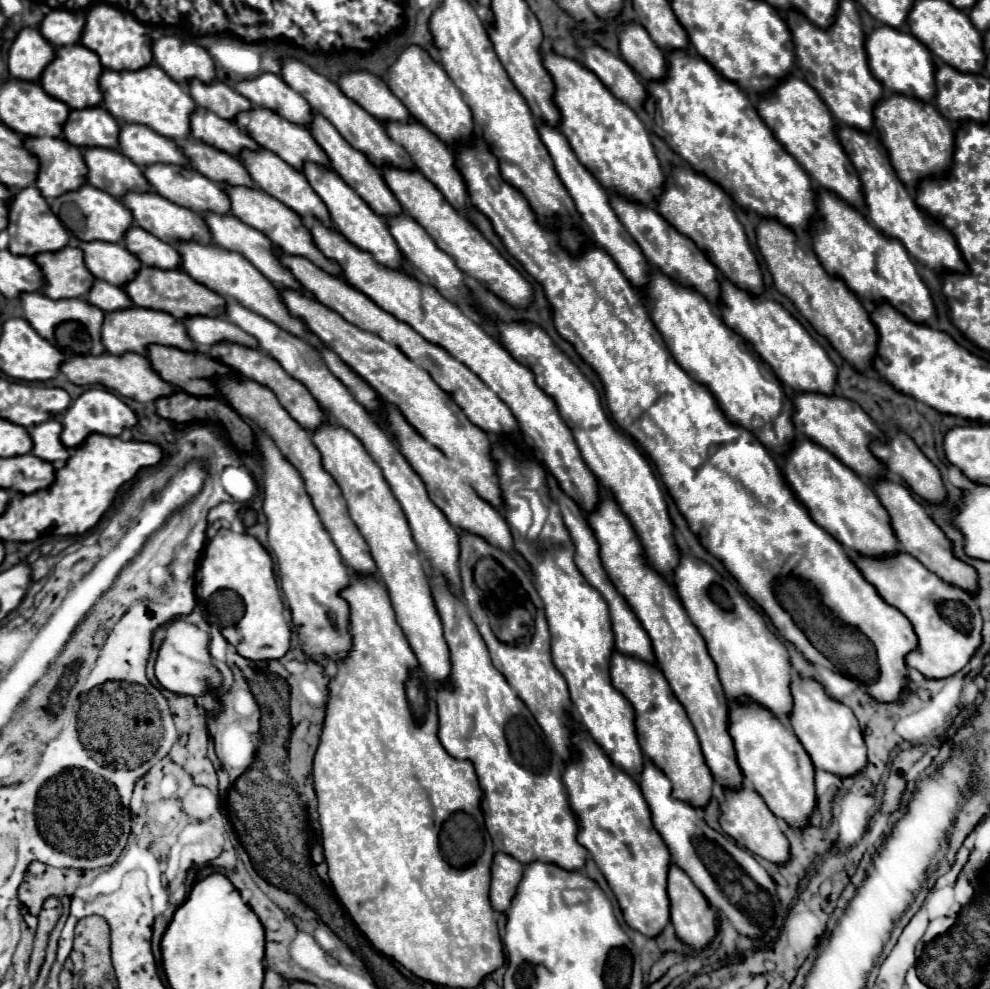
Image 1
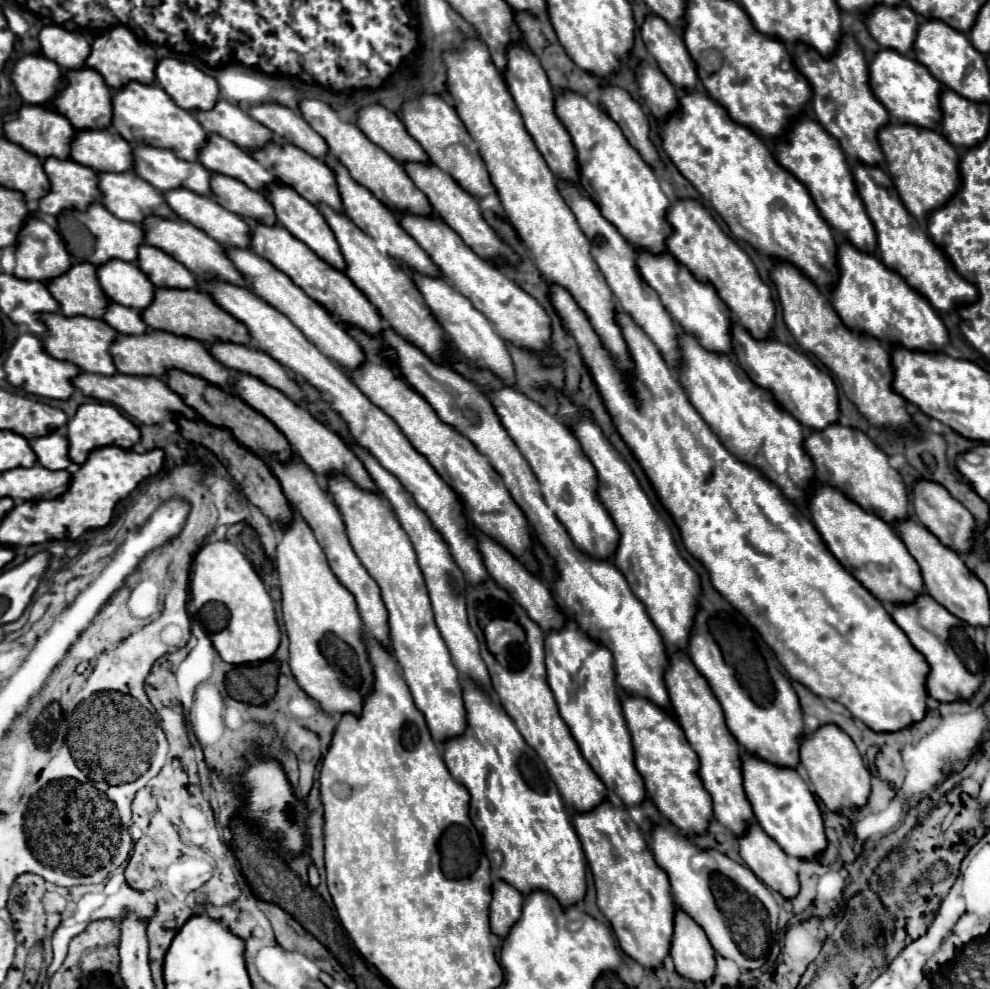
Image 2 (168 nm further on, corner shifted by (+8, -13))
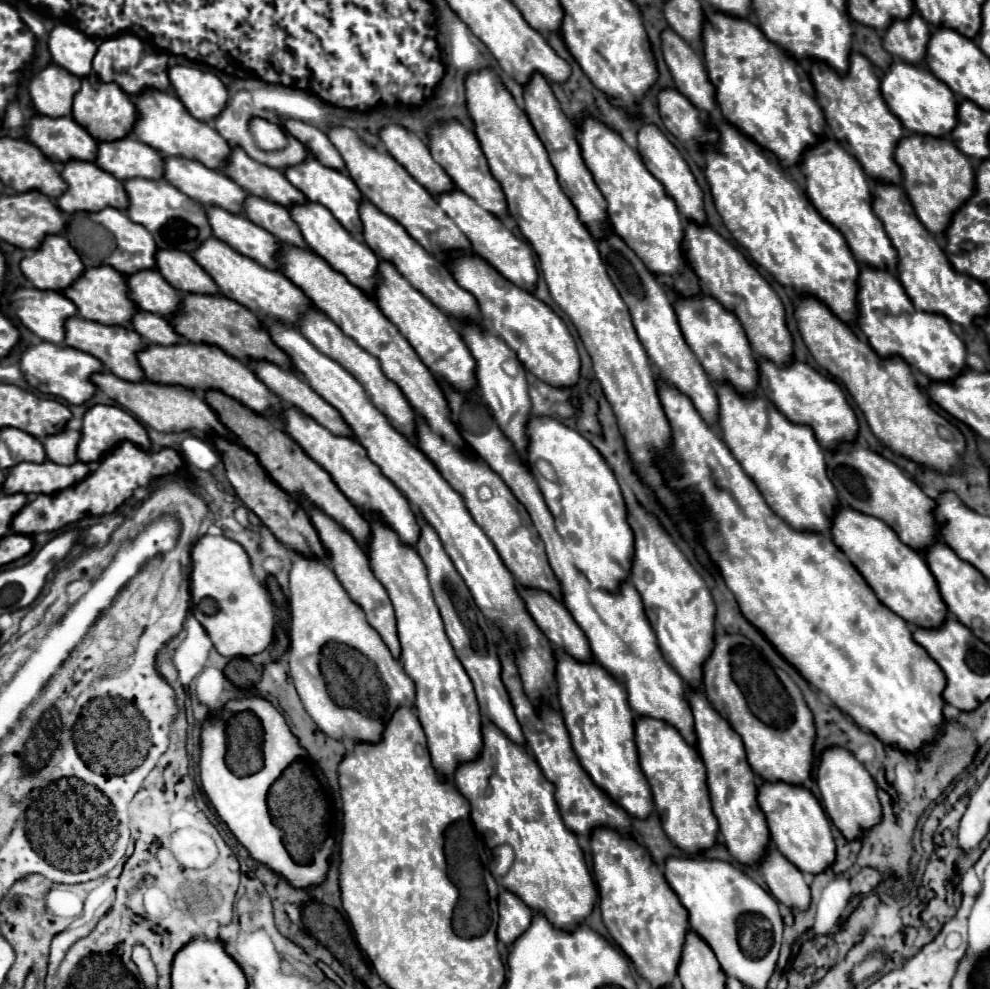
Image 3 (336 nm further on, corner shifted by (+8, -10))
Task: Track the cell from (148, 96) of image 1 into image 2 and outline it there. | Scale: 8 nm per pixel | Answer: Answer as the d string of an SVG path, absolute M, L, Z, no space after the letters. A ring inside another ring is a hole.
M129 83L123 89L113 91L113 127L129 143L149 143L161 149L173 151L185 161L197 161L197 149L205 145L207 133L193 113L181 109L157 83Z

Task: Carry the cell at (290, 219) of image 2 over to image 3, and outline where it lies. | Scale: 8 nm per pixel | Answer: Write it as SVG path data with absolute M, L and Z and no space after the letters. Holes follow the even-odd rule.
M307 200L307 202L301 202L301 204L293 204L289 208L289 214L291 214L293 222L297 222L307 246L315 254L319 254L323 260L327 260L333 270L341 272L351 284L359 286L363 292L373 290L379 258L365 242L355 240L345 228L341 228L341 224L333 218L333 214L329 214L329 210L325 210L325 206L321 206L317 202Z

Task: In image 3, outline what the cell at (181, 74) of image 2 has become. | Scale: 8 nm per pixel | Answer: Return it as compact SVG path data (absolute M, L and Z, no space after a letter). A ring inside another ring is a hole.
M177 64L169 68L169 80L183 106L197 120L213 120L229 100L225 84L211 72Z

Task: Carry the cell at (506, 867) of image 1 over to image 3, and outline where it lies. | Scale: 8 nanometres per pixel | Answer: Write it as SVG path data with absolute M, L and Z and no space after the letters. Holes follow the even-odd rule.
M501 890L497 902L499 902L497 938L505 946L511 946L513 938L517 938L517 934L523 934L529 928L533 912L529 906L525 906L525 902L521 902L521 898L517 898L509 890Z

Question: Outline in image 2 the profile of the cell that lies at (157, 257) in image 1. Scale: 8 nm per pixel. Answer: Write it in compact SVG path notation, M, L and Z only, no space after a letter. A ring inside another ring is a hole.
M141 245L139 249L139 263L141 271L151 279L155 287L167 287L167 289L193 289L197 287L197 277L185 269L177 259L167 255L165 251Z

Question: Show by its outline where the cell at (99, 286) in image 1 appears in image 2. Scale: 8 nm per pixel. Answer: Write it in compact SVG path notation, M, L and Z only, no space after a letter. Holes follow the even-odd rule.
M111 303L111 307L105 313L105 321L117 329L121 335L125 333L147 333L149 325L145 325L145 321L141 321L141 311L135 311L131 307L125 305L117 305Z

